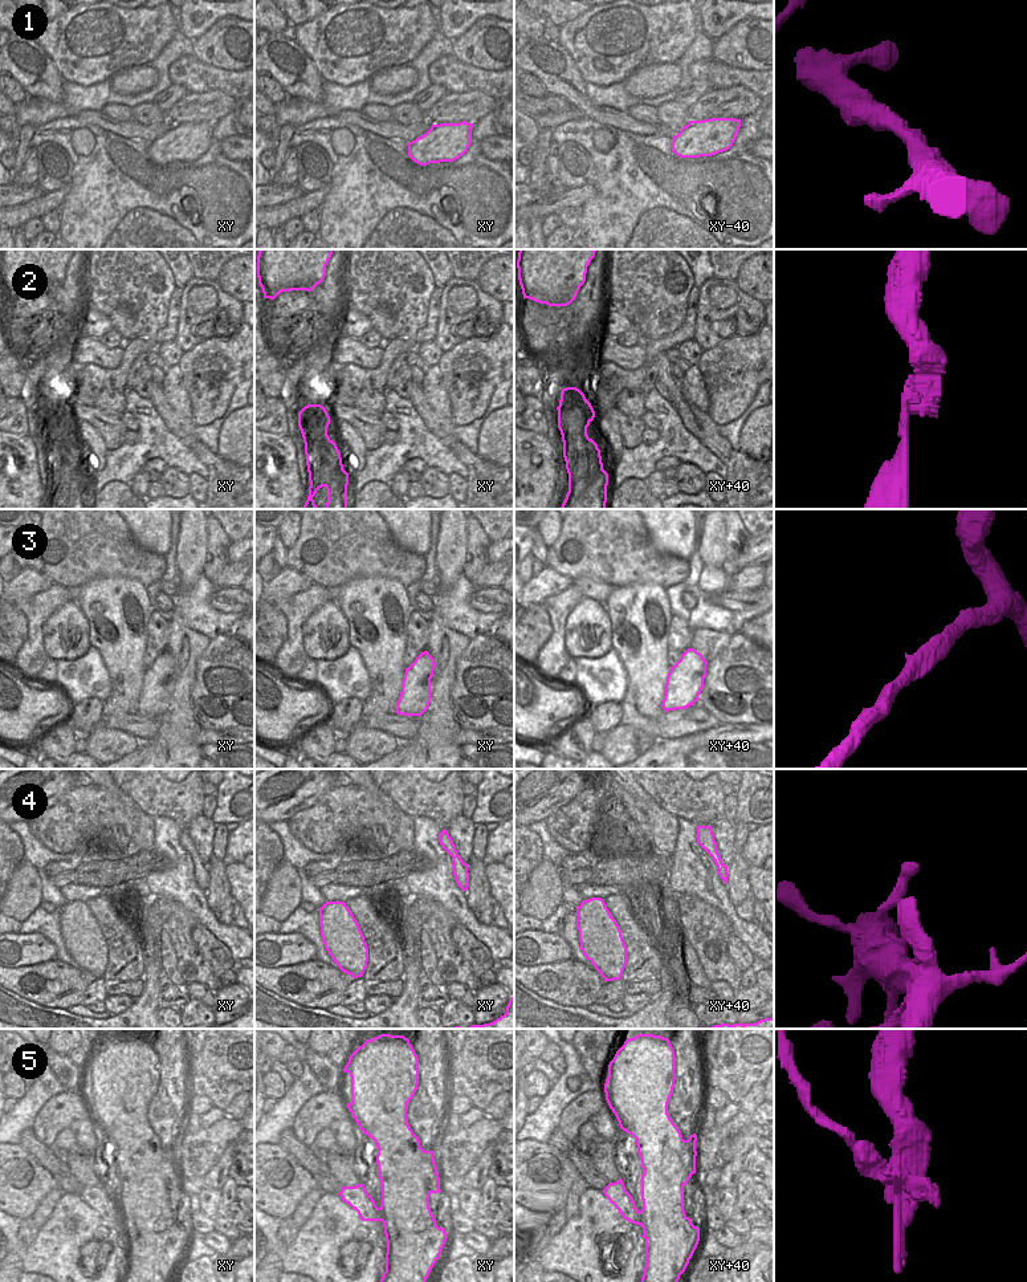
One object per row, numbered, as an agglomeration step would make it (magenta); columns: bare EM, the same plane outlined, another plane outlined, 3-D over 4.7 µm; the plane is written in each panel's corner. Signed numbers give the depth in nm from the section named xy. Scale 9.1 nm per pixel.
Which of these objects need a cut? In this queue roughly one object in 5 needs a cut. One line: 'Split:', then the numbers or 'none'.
Split: 5

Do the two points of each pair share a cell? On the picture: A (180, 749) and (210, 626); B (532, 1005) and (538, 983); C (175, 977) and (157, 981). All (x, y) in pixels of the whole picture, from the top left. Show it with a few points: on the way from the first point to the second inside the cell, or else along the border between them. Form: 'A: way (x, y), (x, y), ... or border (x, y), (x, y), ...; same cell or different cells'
A: border (179, 622), (211, 639); different cells
B: border (528, 988), (562, 1006); different cells
C: border (158, 948), (162, 975), (167, 981); different cells

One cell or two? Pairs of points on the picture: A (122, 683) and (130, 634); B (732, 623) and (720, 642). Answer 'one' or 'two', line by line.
A: one
B: two

